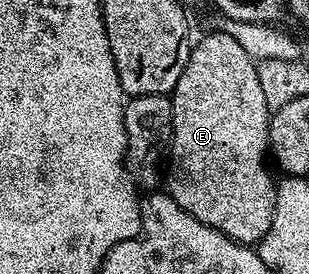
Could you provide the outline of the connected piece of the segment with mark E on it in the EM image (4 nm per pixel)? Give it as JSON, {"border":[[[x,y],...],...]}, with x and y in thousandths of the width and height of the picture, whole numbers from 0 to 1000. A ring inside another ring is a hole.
{"border":[[[680,109],[670,128],[657,131],[650,146],[628,153],[612,179],[612,204],[605,208],[605,237],[592,237],[592,266],[579,266],[579,296],[566,310],[566,325],[553,339],[560,365],[560,445],[553,453],[553,496],[560,493],[560,526],[547,536],[547,682],[540,679],[540,704],[557,719],[573,745],[592,759],[605,777],[618,777],[618,792],[631,792],[644,807],[657,807],[657,821],[683,821],[683,836],[696,836],[709,850],[722,850],[738,872],[754,872],[767,887],[790,887],[796,894],[832,894],[848,865],[864,850],[880,821],[880,792],[893,763],[893,704],[890,653],[871,642],[871,624],[858,613],[858,580],[864,595],[864,569],[871,566],[871,423],[877,416],[864,383],[864,365],[851,354],[848,314],[838,310],[838,277],[828,266],[832,234],[812,204],[790,190],[790,172],[773,164],[773,150],[738,131],[735,120]]]}

